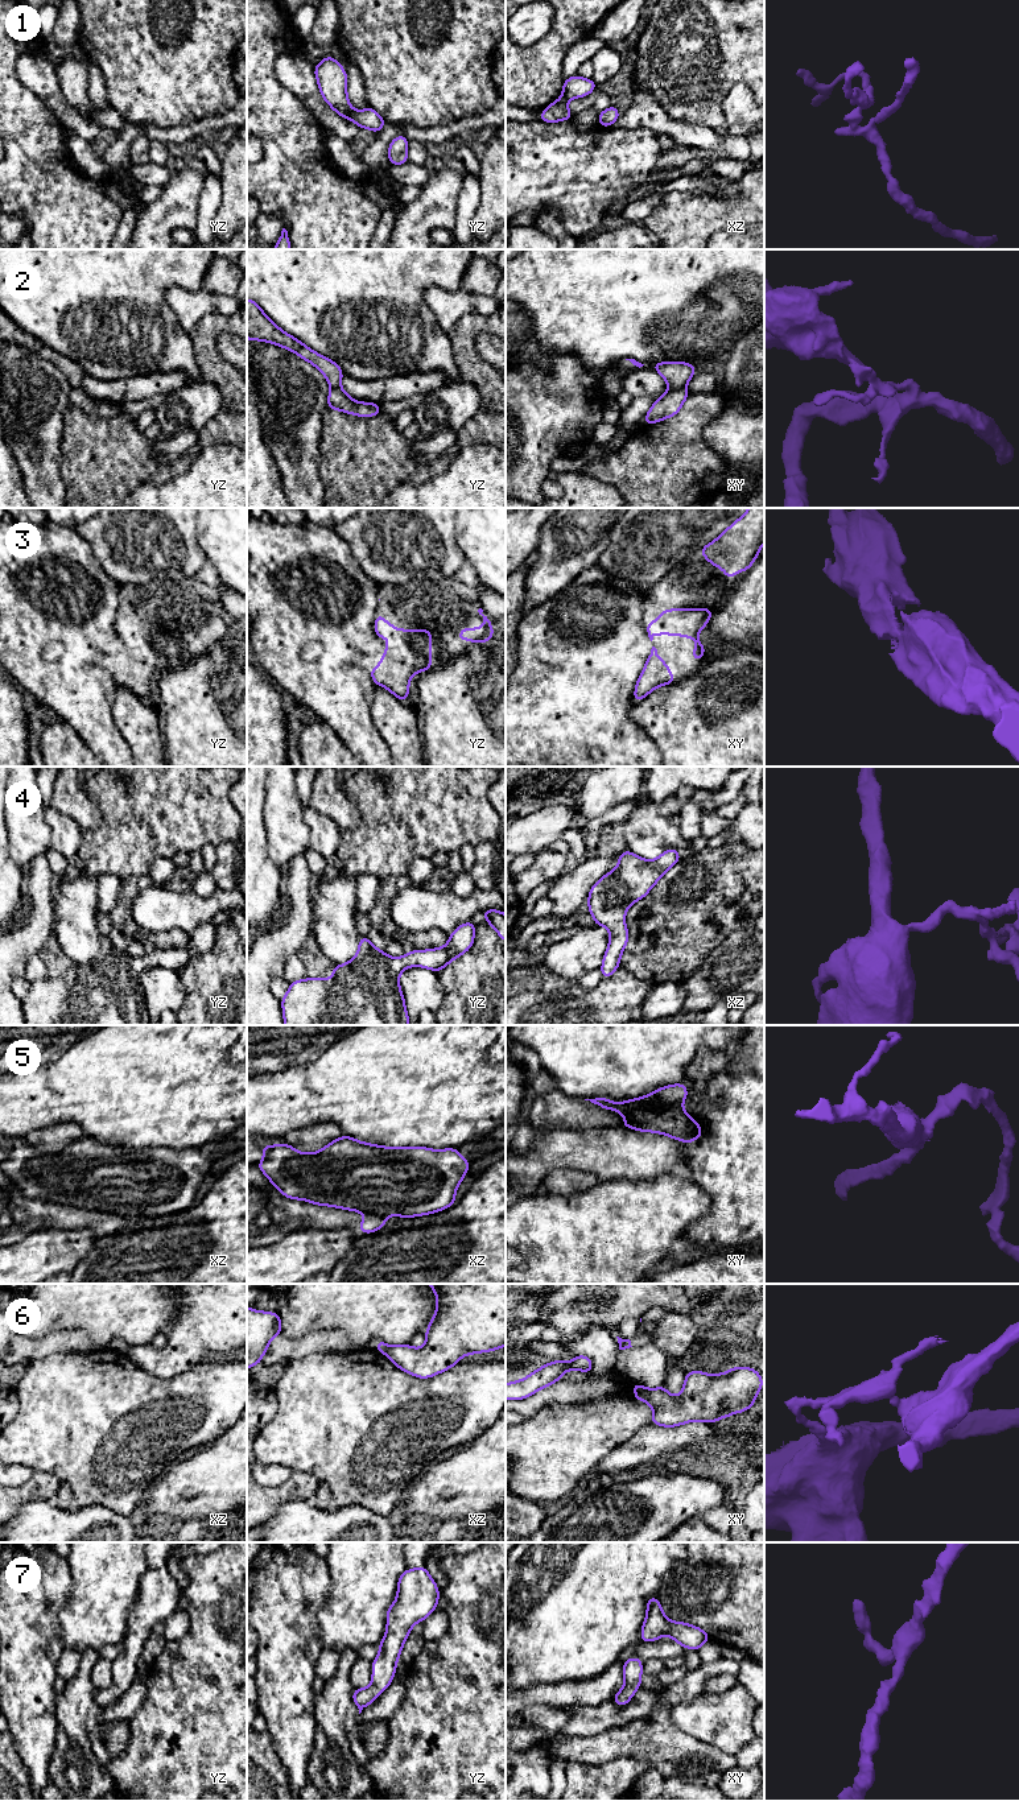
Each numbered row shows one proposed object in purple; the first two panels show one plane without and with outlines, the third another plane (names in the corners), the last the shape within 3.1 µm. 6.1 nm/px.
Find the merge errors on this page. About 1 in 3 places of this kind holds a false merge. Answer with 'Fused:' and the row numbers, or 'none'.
Fused: 1, 2, 5, 6

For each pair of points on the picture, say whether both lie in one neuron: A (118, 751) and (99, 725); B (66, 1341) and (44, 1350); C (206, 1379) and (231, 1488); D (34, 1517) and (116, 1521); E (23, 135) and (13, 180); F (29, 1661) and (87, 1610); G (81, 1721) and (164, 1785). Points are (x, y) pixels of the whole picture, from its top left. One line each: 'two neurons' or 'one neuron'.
A: one neuron
B: one neuron
C: two neurons
D: one neuron
E: one neuron
F: two neurons
G: two neurons

